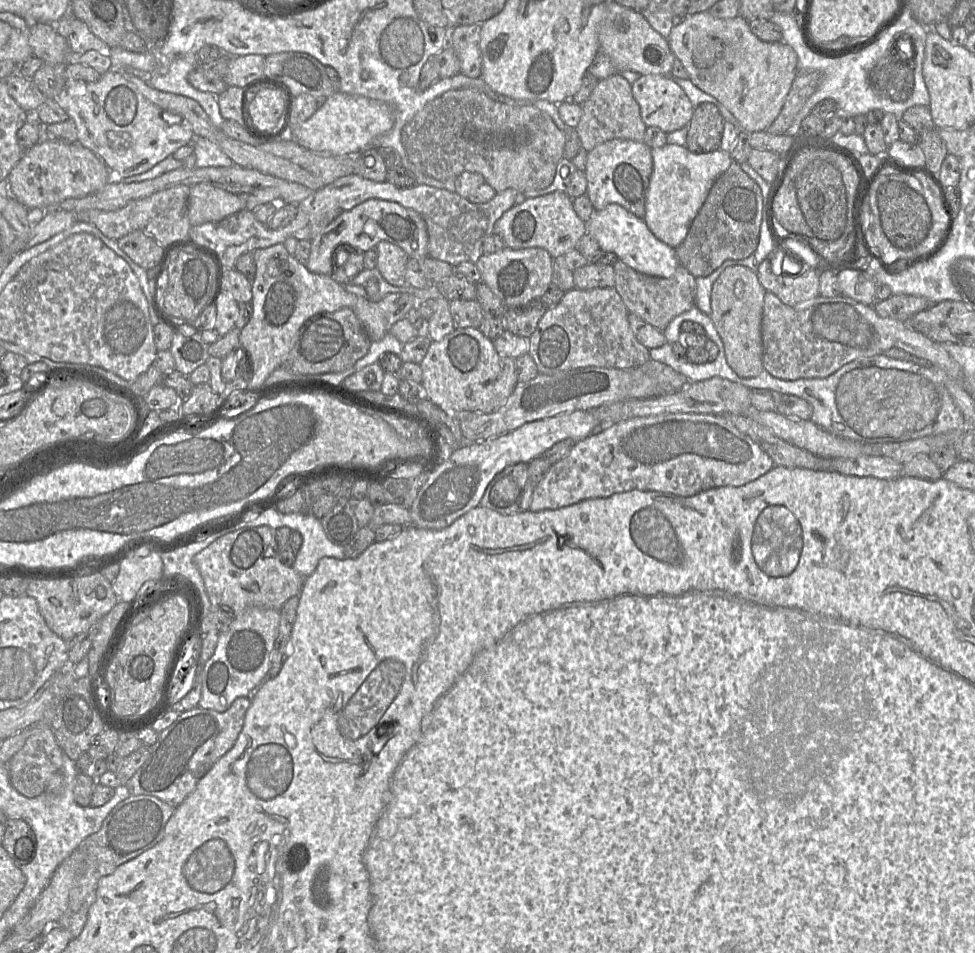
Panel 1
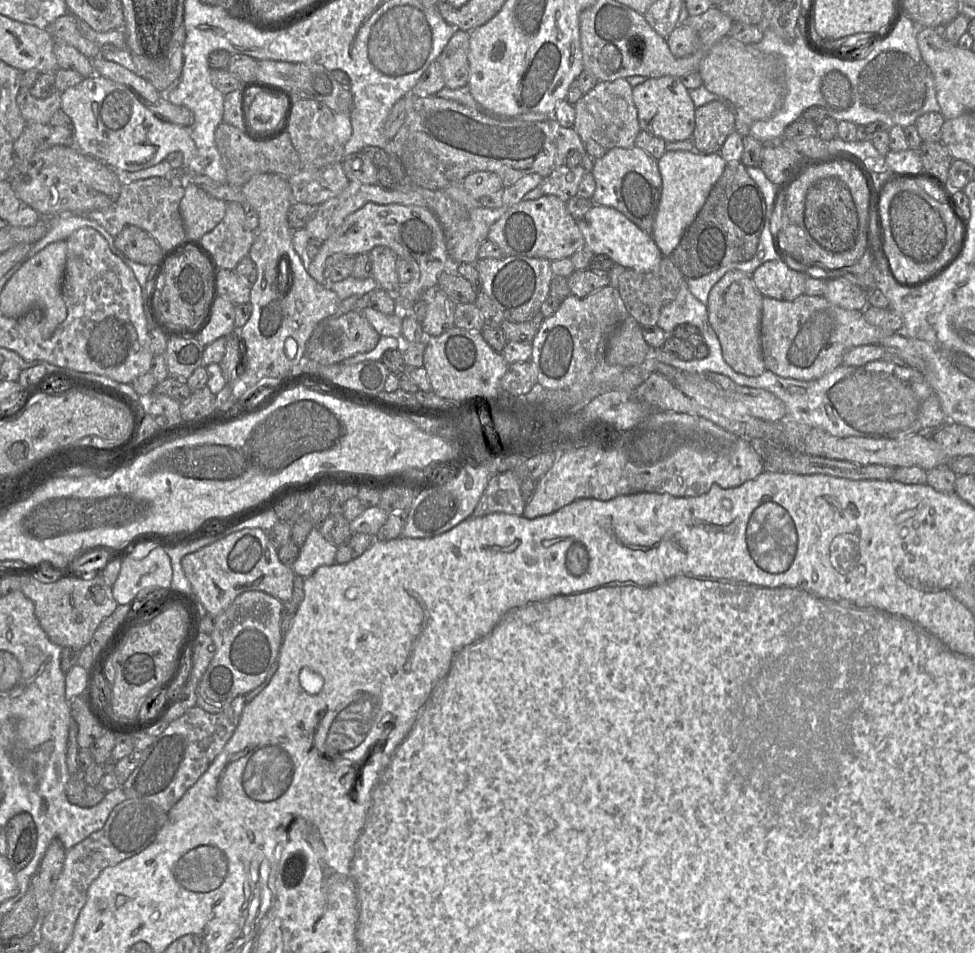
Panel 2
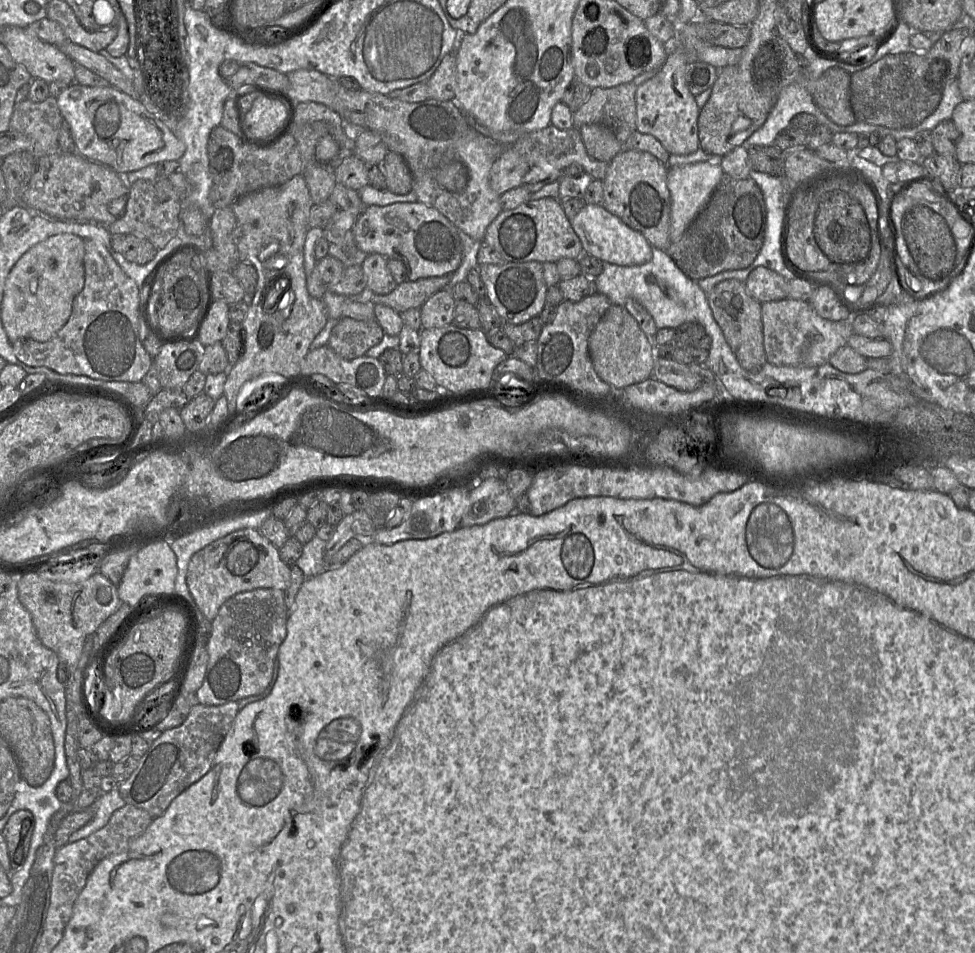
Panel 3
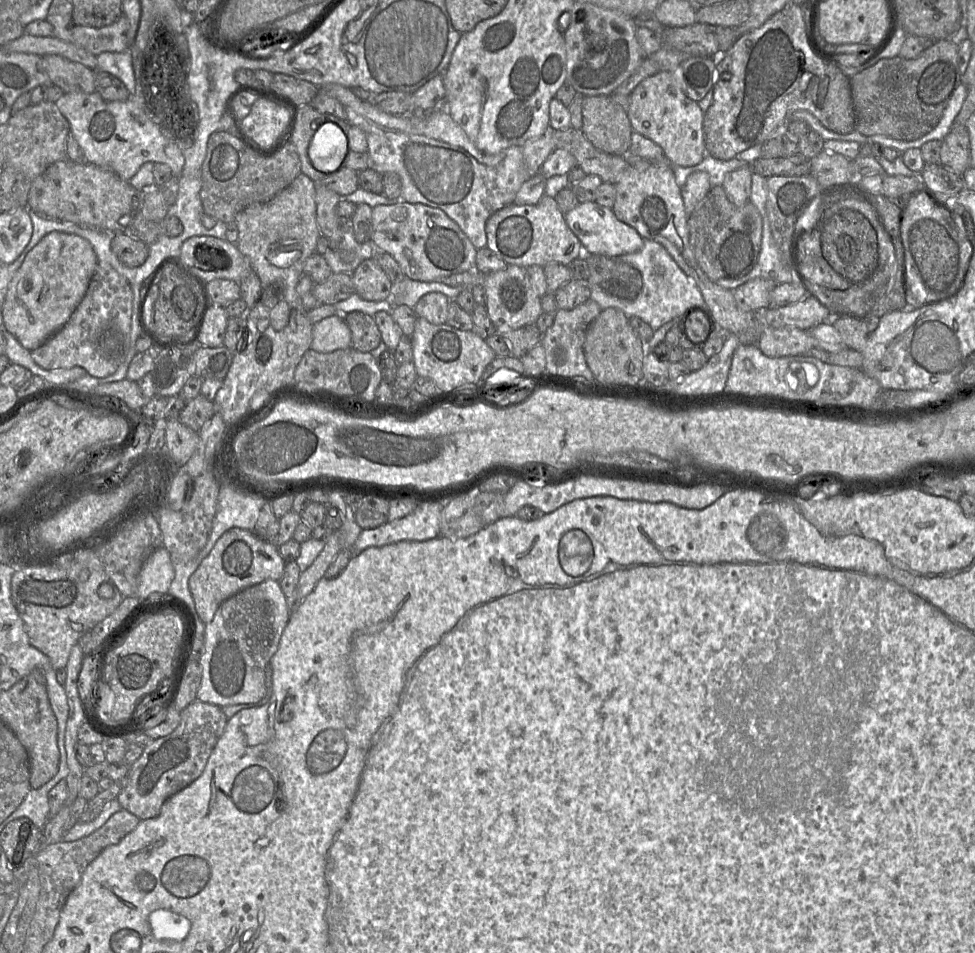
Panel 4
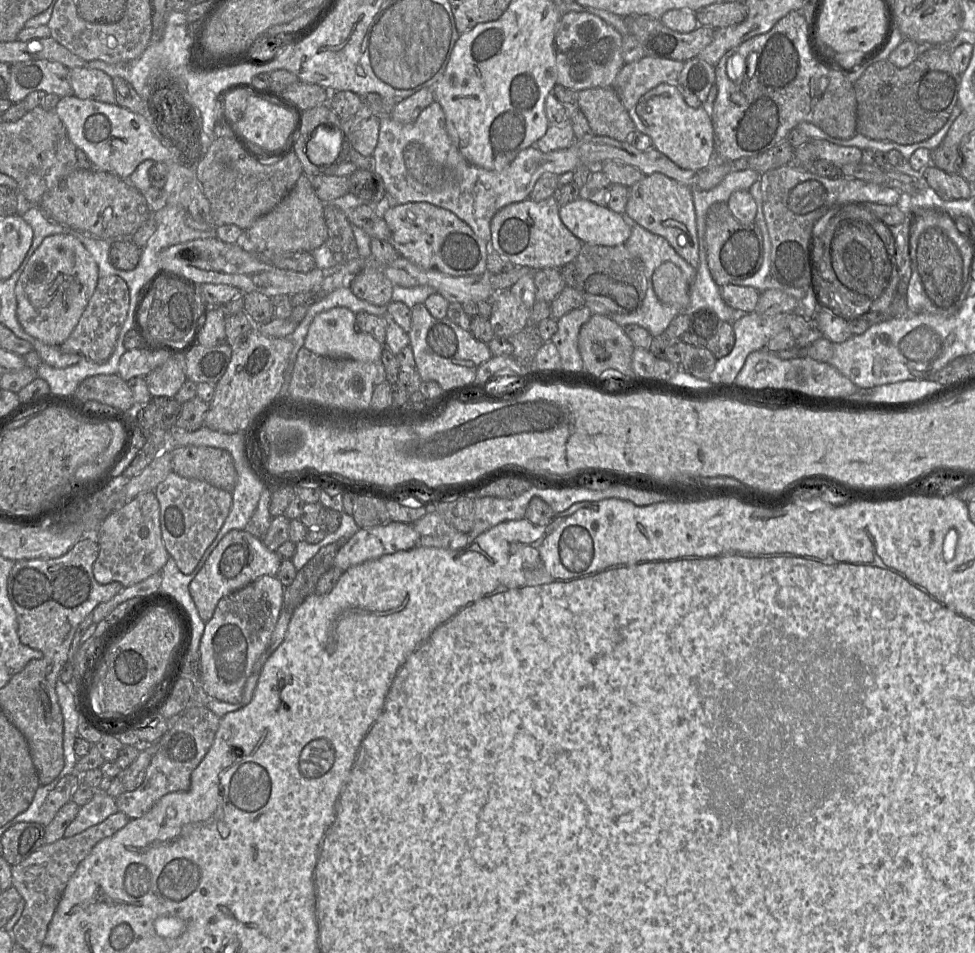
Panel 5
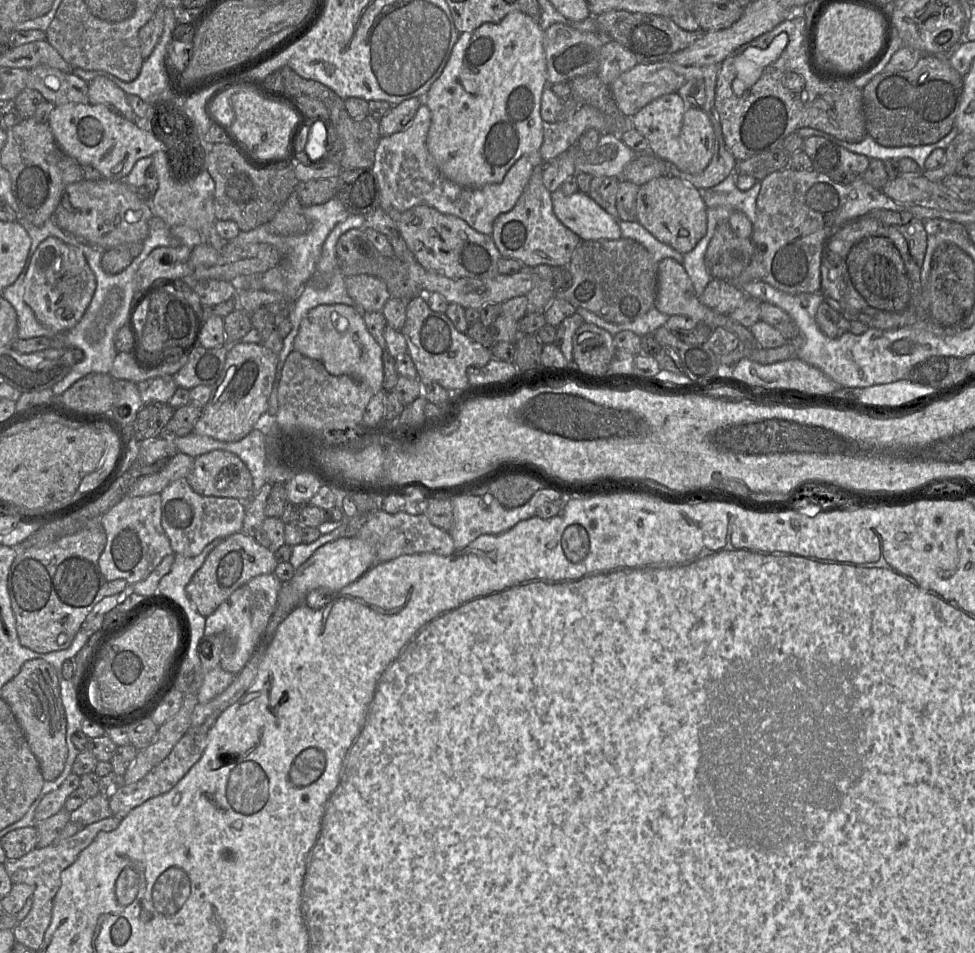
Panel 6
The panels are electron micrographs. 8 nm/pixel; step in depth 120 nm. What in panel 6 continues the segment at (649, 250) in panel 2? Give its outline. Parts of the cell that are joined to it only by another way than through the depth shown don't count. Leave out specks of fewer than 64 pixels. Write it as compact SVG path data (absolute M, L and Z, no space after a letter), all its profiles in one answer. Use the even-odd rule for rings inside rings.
M560 190L552 192L554 213L561 223L584 240L613 240L622 237L619 220L610 215L588 194L580 190L572 195L564 195Z

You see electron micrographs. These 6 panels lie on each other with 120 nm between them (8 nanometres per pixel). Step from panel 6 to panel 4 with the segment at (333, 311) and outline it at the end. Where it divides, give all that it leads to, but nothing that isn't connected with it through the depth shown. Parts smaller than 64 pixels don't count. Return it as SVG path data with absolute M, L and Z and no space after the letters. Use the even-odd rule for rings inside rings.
M336 314L316 322L310 348L321 353L351 348L351 330L343 315Z

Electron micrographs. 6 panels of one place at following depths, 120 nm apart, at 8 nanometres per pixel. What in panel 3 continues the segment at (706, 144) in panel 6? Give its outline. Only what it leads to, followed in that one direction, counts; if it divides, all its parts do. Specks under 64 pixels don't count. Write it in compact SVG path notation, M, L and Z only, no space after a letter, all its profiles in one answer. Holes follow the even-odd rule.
M683 47L671 52L656 74L637 86L635 92L636 130L655 137L669 154L688 155L699 146L697 120L700 109L690 92L685 72L687 56Z

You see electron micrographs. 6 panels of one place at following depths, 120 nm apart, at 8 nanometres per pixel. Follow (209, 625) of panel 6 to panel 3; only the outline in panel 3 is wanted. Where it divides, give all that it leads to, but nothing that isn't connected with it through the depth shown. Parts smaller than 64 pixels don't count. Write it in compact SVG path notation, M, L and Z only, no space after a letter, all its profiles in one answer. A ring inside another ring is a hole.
M259 588L241 592L222 604L216 617L211 621L212 630L206 646L209 662L203 684L195 693L199 704L223 705L229 701L239 701L249 696L259 695L266 690L272 678L279 647L287 635L289 611L285 603L284 591L278 589Z

